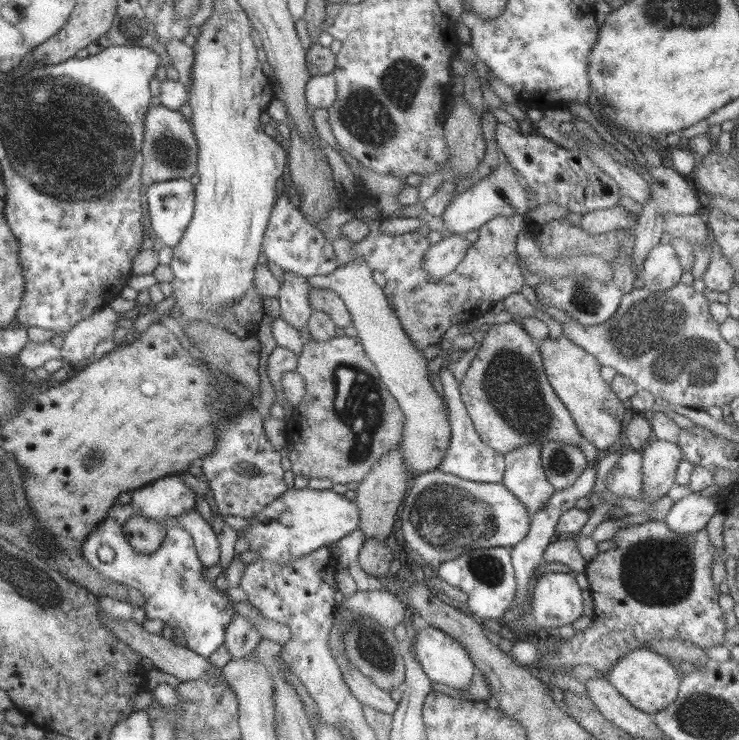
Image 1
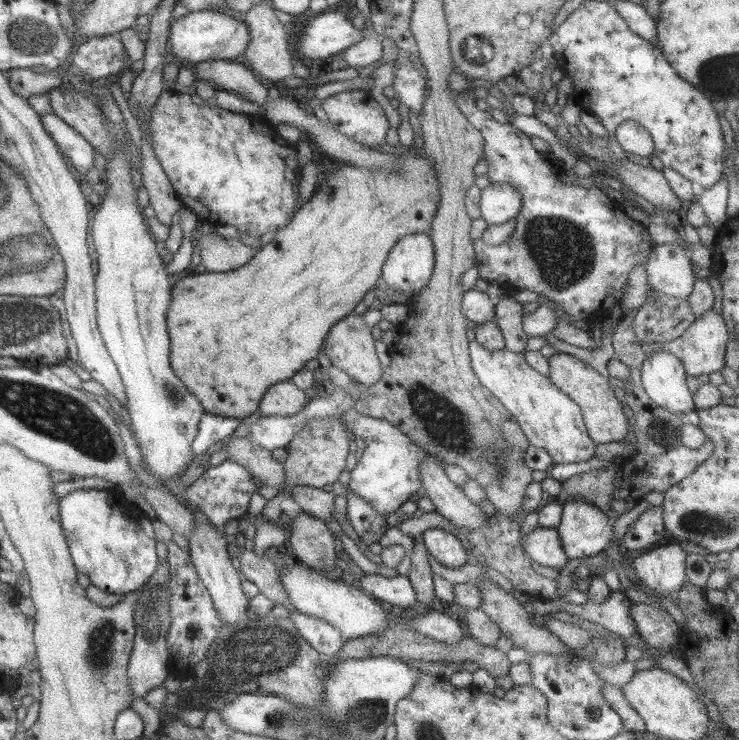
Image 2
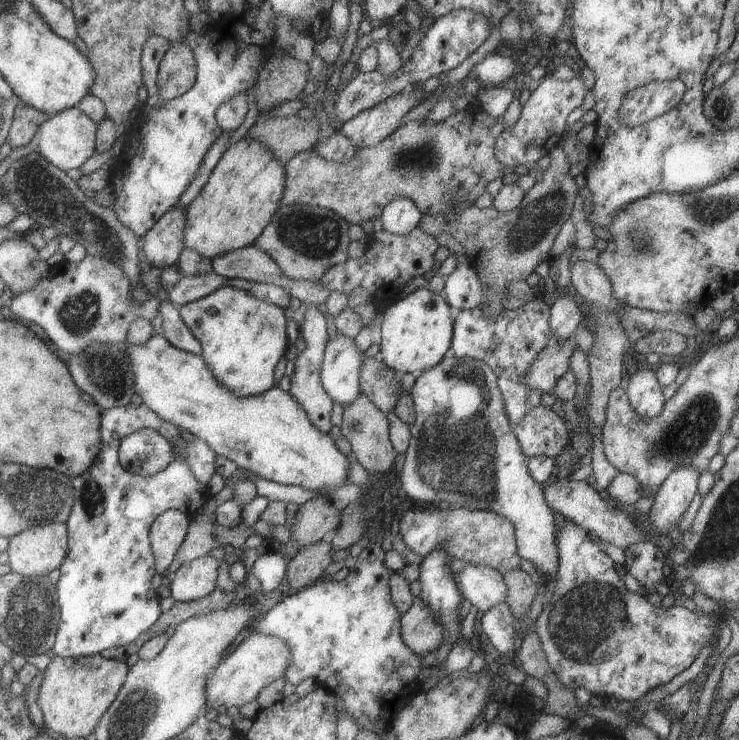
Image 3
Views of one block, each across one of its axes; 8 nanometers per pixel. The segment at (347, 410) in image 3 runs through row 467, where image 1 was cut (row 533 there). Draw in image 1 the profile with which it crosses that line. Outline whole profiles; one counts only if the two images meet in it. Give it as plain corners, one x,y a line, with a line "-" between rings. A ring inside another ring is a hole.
399,446
391,448
385,456
381,456
370,466
363,480
358,482
358,487
355,489
357,495
352,500
359,512
357,529
363,534
364,539
386,542
391,532
390,529
395,524
395,518
397,518
397,508
403,502
408,491
407,484
410,478
407,468
403,464

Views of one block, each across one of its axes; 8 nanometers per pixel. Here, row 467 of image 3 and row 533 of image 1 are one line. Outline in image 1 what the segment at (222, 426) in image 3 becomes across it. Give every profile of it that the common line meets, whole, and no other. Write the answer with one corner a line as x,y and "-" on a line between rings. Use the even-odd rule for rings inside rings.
310,487
288,488
267,504
257,515
247,519
247,527
239,530
248,545
248,551
259,555
260,560
287,563
309,555
316,548
325,547
357,529
359,512
355,502
331,489

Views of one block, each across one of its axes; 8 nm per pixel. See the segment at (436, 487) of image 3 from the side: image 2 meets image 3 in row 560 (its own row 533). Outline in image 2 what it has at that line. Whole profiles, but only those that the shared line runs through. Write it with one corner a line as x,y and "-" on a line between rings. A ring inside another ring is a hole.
537,525
520,540
520,544
528,558
540,566
559,571
568,562
558,533
553,528

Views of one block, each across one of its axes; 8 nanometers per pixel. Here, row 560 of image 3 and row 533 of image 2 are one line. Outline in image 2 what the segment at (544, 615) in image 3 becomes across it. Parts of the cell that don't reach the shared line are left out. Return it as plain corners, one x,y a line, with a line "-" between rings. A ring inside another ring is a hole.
583,498
562,501
562,511
556,532
567,559
595,557
598,553
604,552
606,548
614,544
611,540
613,520
611,513
606,508
595,506

